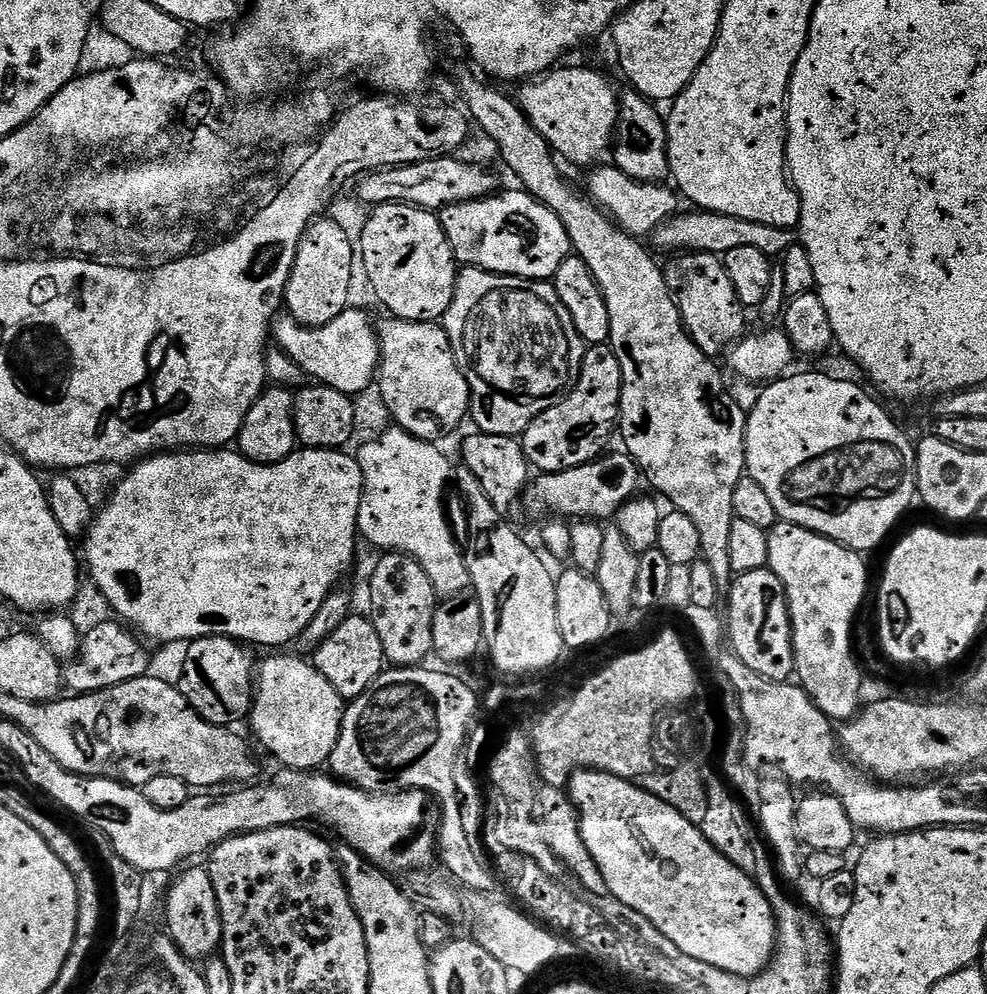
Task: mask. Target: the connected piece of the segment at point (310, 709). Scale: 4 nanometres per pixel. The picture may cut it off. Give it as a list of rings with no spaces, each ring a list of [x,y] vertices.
[[[272,654],[268,661],[264,665],[259,665],[258,675],[254,680],[254,699],[252,701],[252,710],[250,713],[250,725],[252,724],[252,732],[256,735],[256,740],[277,760],[278,763],[284,764],[285,769],[288,770],[320,770],[325,767],[331,761],[332,751],[334,746],[338,742],[340,737],[340,727],[344,721],[344,709],[346,707],[346,701],[340,697],[338,690],[334,690],[334,686],[330,686],[330,682],[326,682],[326,678],[322,678],[322,674],[316,669],[315,663],[309,662],[308,664],[304,660],[299,660],[296,656],[276,656],[280,654]]]

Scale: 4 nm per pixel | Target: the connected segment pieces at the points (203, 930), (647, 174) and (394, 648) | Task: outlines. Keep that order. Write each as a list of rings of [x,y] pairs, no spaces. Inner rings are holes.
[[[185,867],[179,873],[181,876],[173,882],[172,889],[168,892],[168,928],[166,928],[166,932],[175,942],[176,949],[187,960],[204,962],[215,957],[221,947],[222,922],[214,894],[214,882],[210,878],[207,867],[187,868]]]
[[[635,91],[623,93],[620,100],[620,117],[616,119],[616,135],[614,137],[615,167],[635,180],[644,184],[658,184],[669,179],[668,170],[668,126],[665,117],[655,103],[644,99]]]
[[[386,552],[379,557],[376,569],[372,572],[372,581],[368,584],[368,604],[372,607],[370,619],[374,630],[378,630],[378,638],[382,638],[382,650],[385,661],[398,668],[415,668],[423,665],[427,656],[433,655],[434,614],[438,597],[426,570],[414,558],[404,556],[401,552]]]

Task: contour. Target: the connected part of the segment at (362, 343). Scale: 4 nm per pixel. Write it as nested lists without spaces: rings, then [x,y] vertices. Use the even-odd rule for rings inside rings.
[[[350,306],[334,322],[326,322],[321,328],[302,326],[293,316],[284,314],[275,321],[274,340],[279,351],[286,353],[304,371],[305,377],[314,379],[325,388],[333,388],[342,394],[356,398],[359,392],[373,387],[380,367],[380,337],[374,320],[362,309]]]

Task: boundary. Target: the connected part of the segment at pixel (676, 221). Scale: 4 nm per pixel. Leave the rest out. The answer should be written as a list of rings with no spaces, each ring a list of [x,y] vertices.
[[[703,210],[688,211],[692,212],[679,213],[652,232],[650,244],[653,244],[651,247],[655,251],[672,252],[668,254],[706,252],[723,256],[730,250],[738,249],[739,246],[754,246],[756,250],[761,250],[762,254],[778,258],[798,240],[797,233],[793,229],[762,226],[761,223],[746,222],[742,219],[730,218]]]

